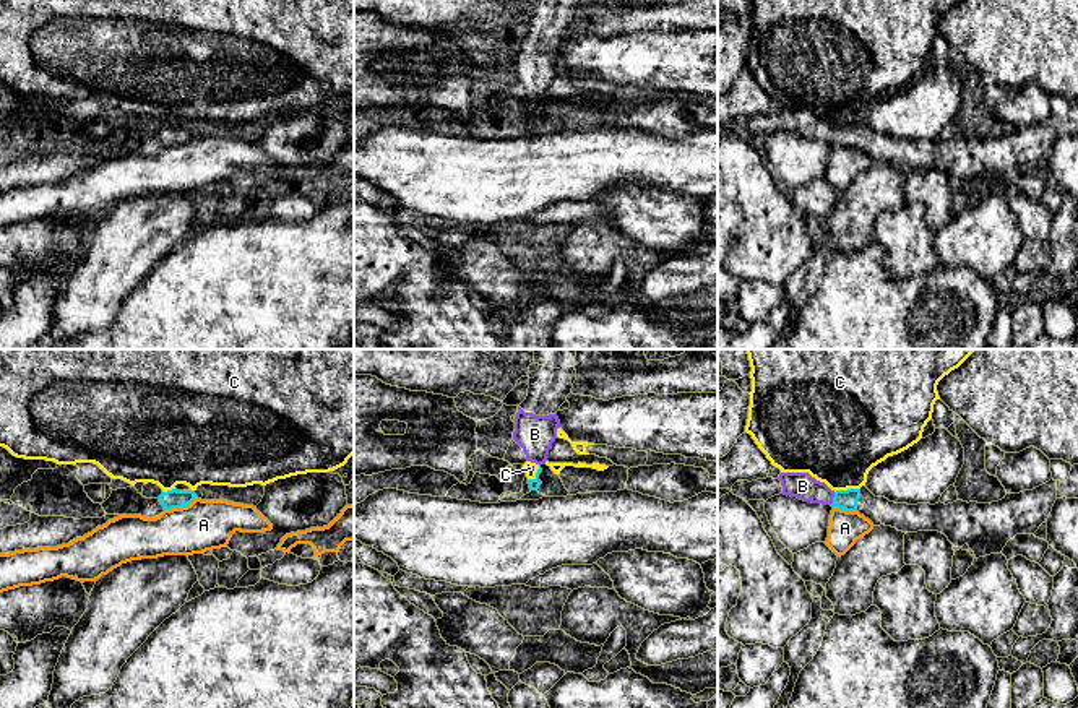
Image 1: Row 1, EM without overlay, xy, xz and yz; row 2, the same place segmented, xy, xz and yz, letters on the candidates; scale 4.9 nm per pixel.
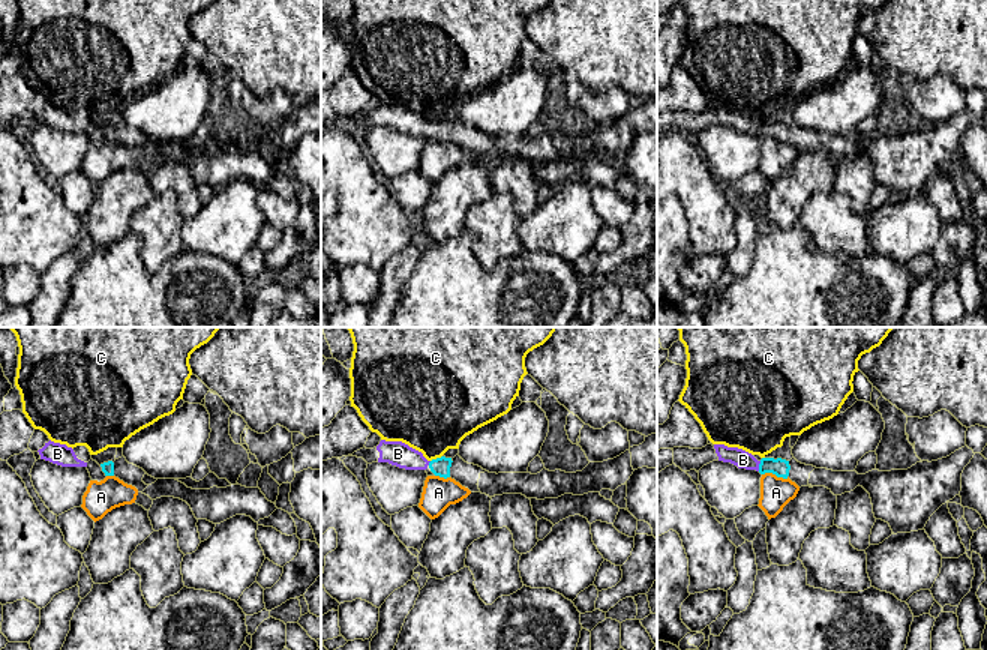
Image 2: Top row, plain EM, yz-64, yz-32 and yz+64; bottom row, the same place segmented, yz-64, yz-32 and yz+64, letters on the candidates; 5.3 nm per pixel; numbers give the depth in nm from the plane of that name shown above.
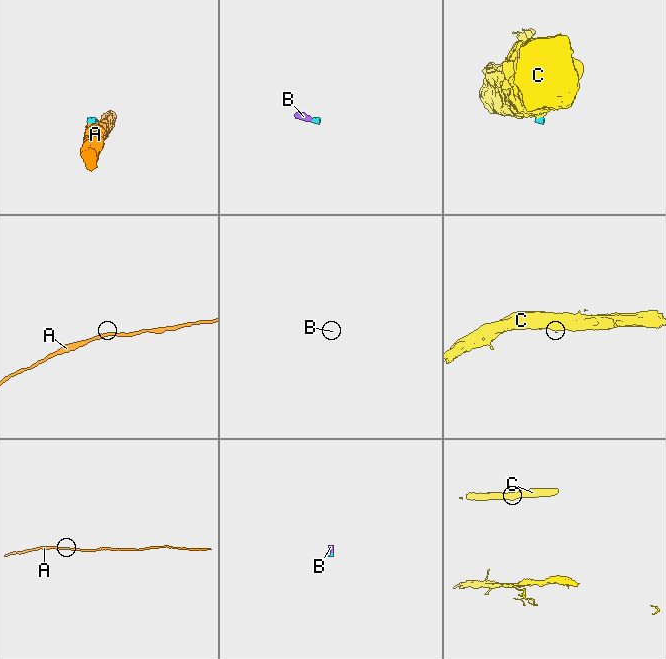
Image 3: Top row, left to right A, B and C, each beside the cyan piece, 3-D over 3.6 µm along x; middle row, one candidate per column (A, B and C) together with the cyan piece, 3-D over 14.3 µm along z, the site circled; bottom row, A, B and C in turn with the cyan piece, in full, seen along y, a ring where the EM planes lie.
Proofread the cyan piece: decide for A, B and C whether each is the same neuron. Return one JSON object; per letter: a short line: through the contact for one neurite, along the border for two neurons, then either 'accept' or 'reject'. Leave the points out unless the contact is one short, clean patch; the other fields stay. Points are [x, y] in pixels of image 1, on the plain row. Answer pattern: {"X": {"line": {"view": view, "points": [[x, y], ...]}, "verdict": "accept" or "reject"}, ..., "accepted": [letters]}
{"A": {"line": {"view": "xy", "points": [[195, 132], [185, 142], [164, 146]]}, "verdict": "reject"}, "B": {"line": {"view": "yz", "points": [[848, 135], [833, 135], [802, 122]]}, "verdict": "accept"}, "C": {"line": {"view": "yz", "points": [[858, 124], [835, 129]]}, "verdict": "reject"}, "accepted": ["B"]}

